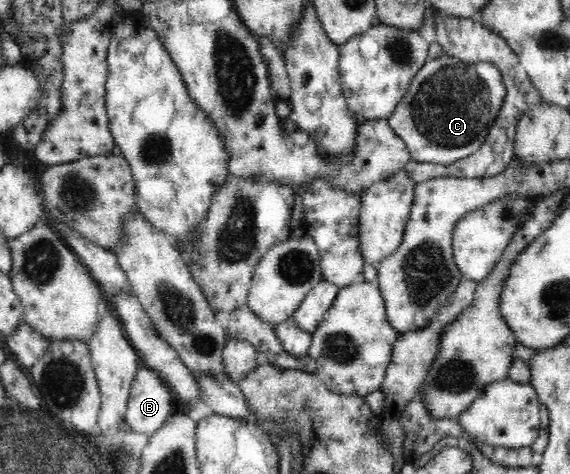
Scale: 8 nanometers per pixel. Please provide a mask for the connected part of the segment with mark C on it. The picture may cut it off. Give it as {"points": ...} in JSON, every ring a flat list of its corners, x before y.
{"points":[[444,55,420,68,388,123,404,140,412,160,450,165,480,149,505,95,502,74,496,66,469,64]]}

